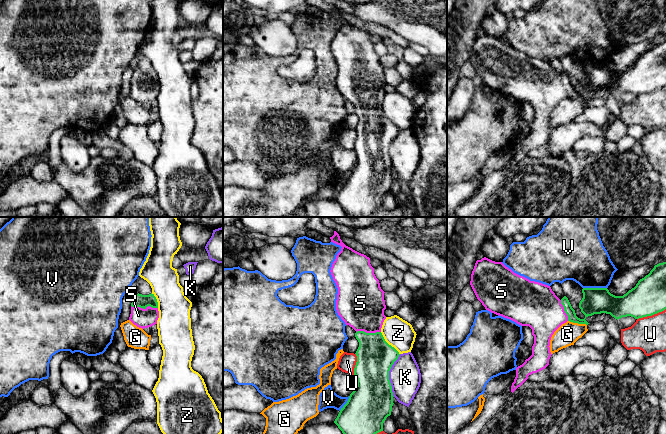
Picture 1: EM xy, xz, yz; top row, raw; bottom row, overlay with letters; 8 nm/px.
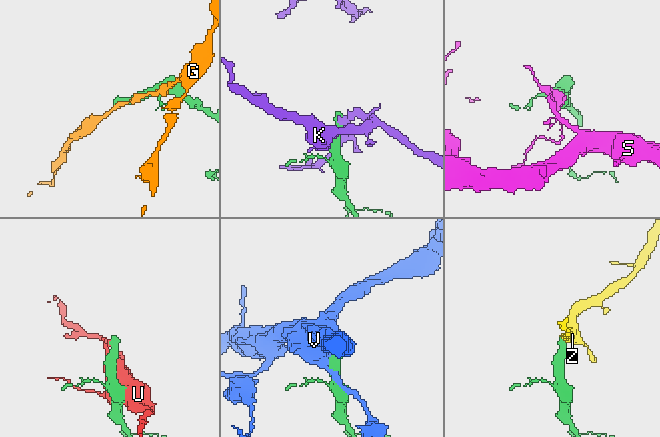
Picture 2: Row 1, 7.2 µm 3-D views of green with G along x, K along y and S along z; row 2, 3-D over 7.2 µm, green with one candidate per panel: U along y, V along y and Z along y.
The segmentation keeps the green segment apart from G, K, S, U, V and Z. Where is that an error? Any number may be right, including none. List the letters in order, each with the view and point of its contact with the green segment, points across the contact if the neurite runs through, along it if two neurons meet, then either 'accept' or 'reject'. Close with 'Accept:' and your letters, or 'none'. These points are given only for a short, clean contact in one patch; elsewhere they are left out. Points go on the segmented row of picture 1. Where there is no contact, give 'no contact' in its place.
G: contact yz (577, 322); border yz (568, 320), (586, 325); reject
K: contact xz (388, 375); reject
S: contact xy (144, 308); way xy (139, 300), (144, 308), (143, 318); accept
U: contact yz (651, 315); reject
V: contact yz (595, 288); reject
Z: contact xz (388, 344); border xz (380, 332), (383, 338), (399, 354); reject
Accept: S

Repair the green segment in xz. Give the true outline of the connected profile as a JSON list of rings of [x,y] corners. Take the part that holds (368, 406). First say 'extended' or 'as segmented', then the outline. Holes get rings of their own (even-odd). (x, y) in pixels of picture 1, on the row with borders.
extended; [[[336,231],[330,239],[342,247],[330,270],[338,288],[336,310],[345,324],[356,331],[355,337],[359,342],[354,368],[357,386],[341,408],[334,423],[343,434],[377,434],[383,431],[383,423],[391,415],[394,396],[389,371],[400,354],[385,341],[381,333],[386,319],[385,292],[374,274],[370,258],[346,246]]]

